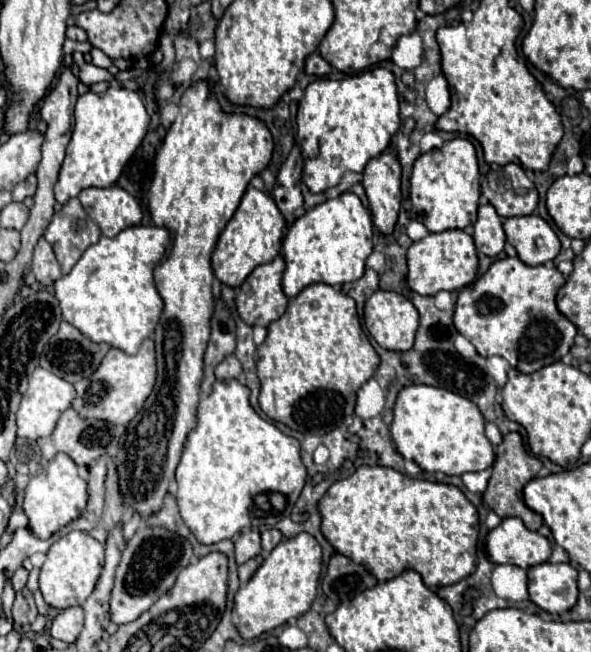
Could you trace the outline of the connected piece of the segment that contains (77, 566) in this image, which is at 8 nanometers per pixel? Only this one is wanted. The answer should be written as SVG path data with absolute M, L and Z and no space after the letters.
M72 531L60 537L48 551L48 559L40 569L40 591L44 601L56 609L82 605L92 593L104 567L104 545L84 531Z

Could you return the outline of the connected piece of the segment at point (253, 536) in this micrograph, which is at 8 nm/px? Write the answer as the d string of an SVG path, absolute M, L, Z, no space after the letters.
M250 531L250 533L244 533L238 541L236 541L236 563L246 563L248 559L256 557L258 553L262 551L262 545L260 545L260 533L256 531Z

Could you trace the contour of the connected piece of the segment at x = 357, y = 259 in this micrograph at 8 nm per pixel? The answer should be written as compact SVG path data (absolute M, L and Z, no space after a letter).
M352 191L328 199L306 211L288 229L286 241L282 245L286 261L286 271L282 279L284 293L288 297L294 297L312 283L344 285L360 279L366 269L366 259L372 253L372 235L374 225L370 211Z

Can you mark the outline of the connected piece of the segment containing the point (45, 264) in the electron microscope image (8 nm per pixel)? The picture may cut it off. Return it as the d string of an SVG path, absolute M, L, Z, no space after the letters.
M40 237L40 241L34 247L34 257L32 257L32 271L36 275L36 281L40 281L44 287L52 285L56 279L62 277L58 261L54 257L54 251L50 243Z

